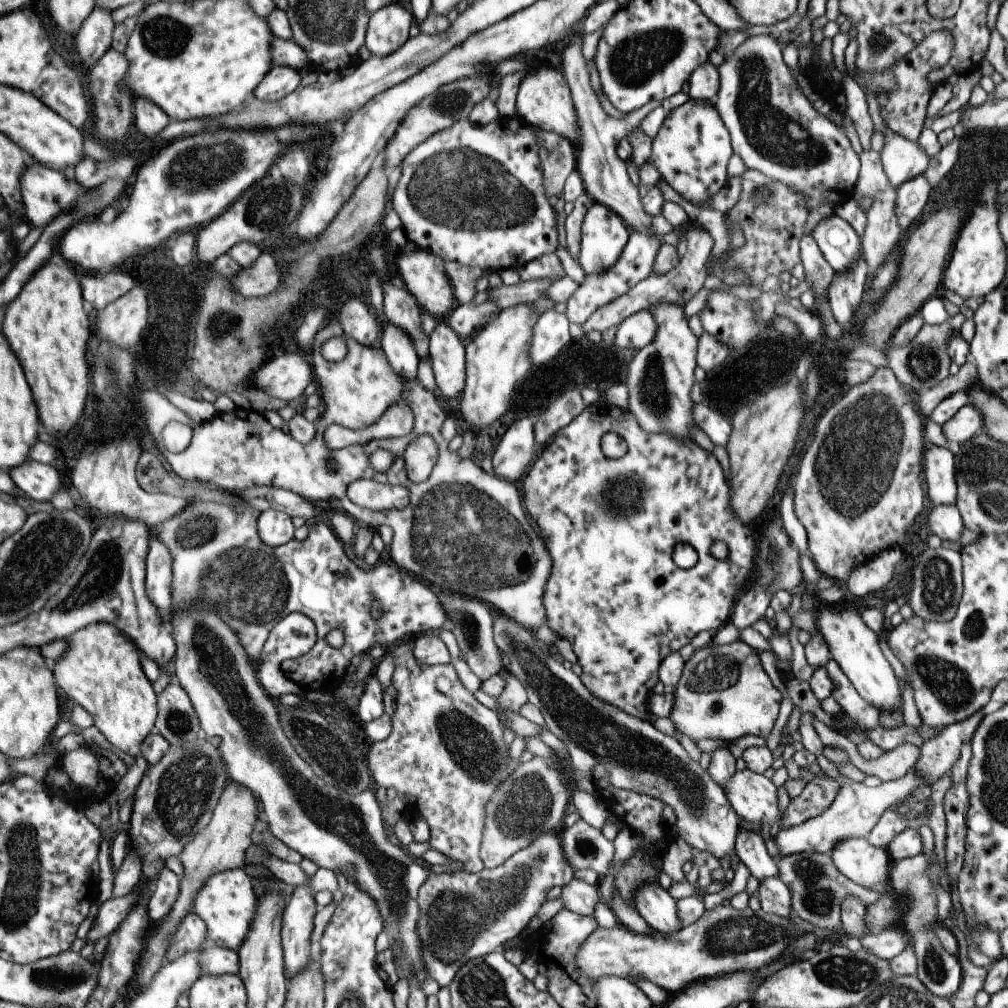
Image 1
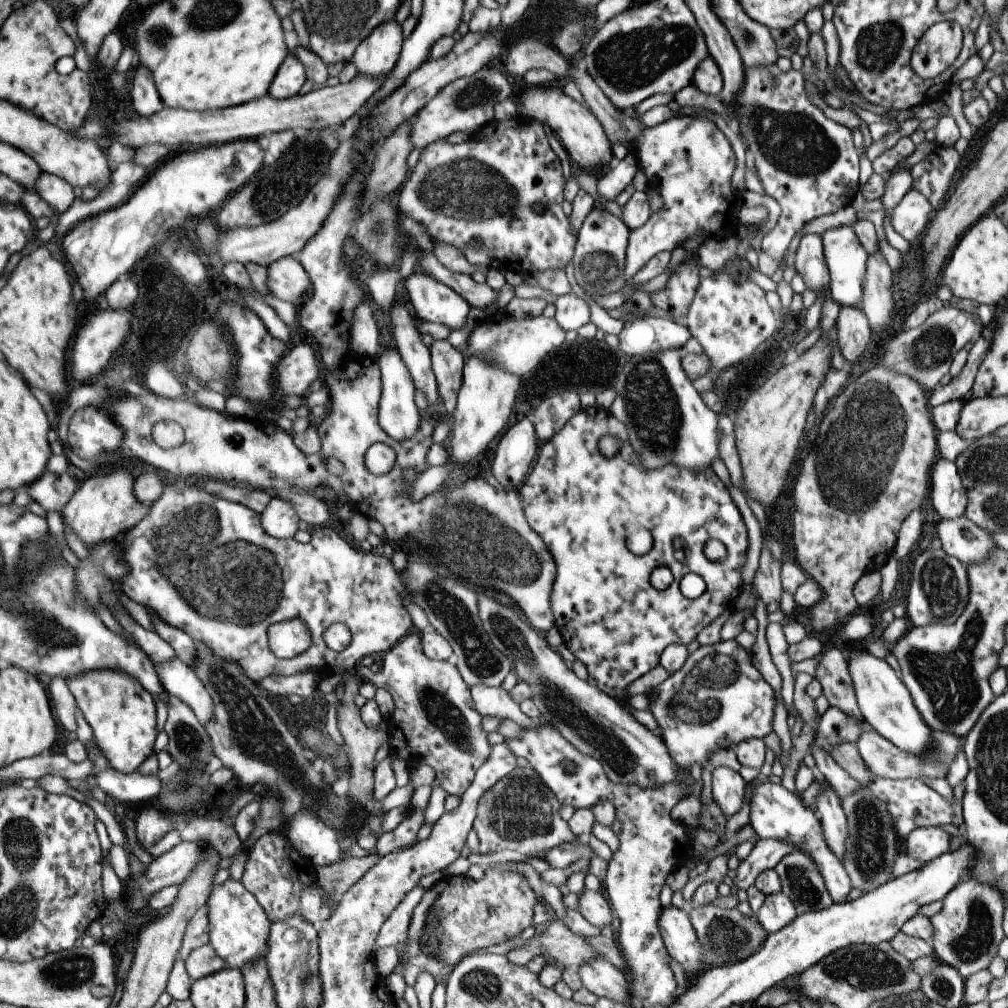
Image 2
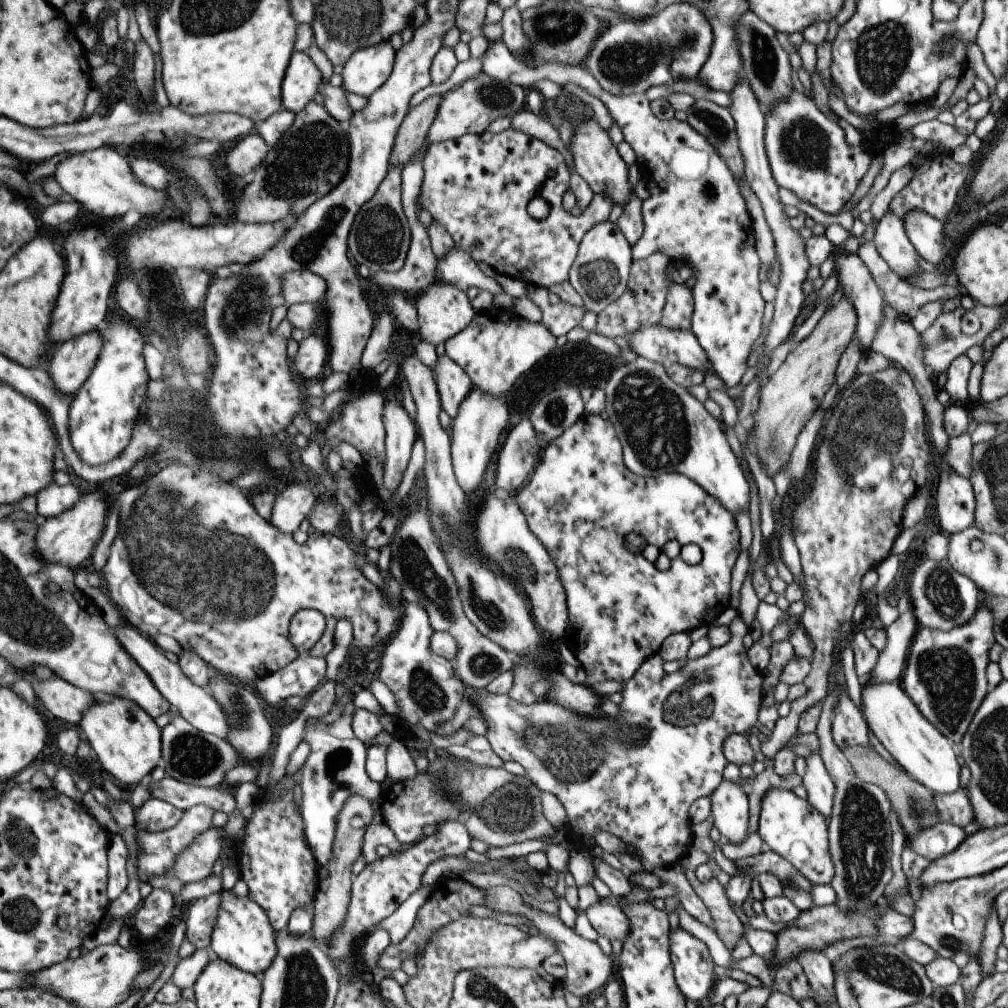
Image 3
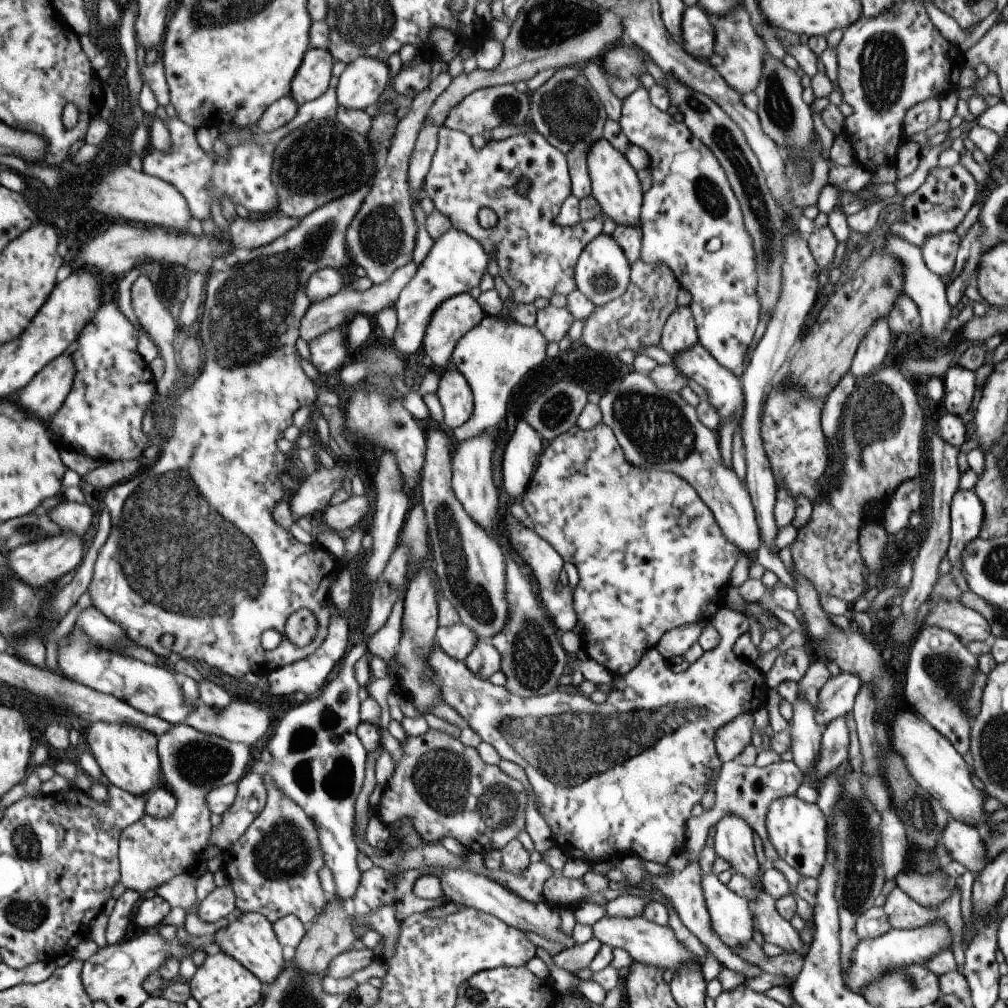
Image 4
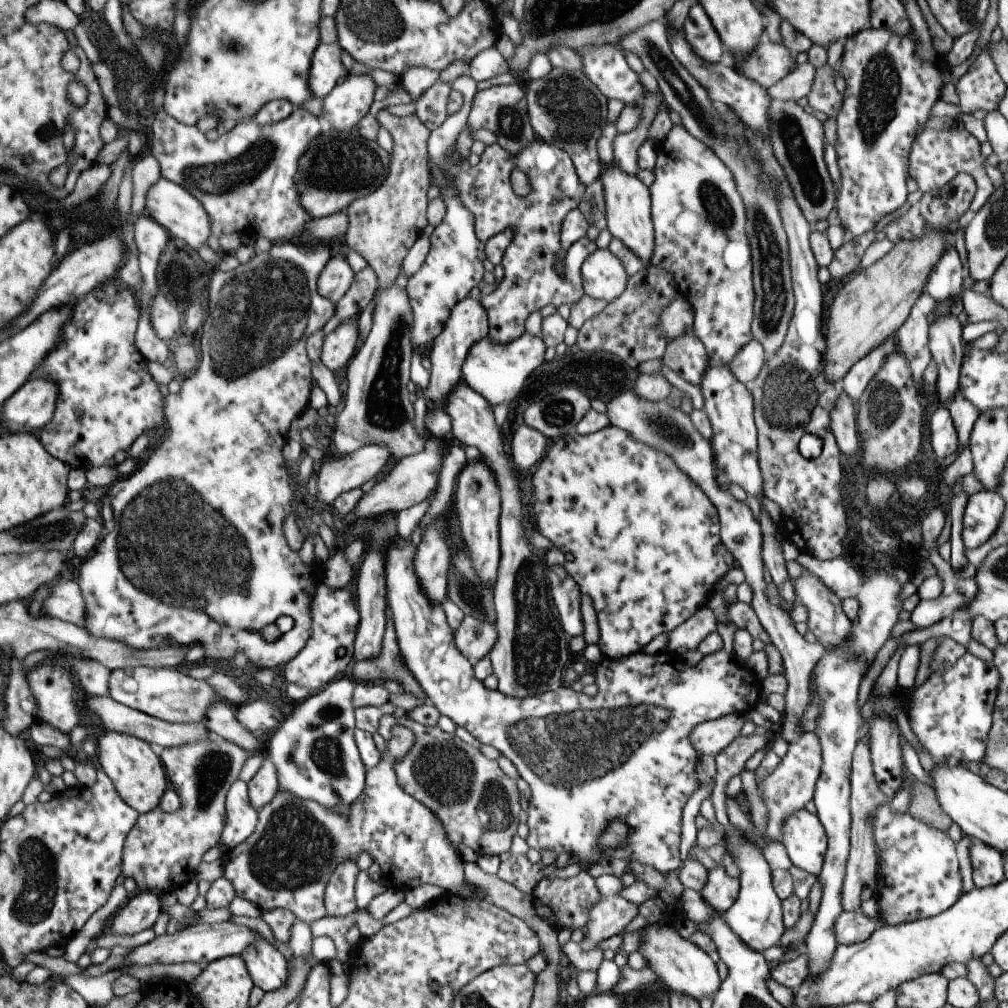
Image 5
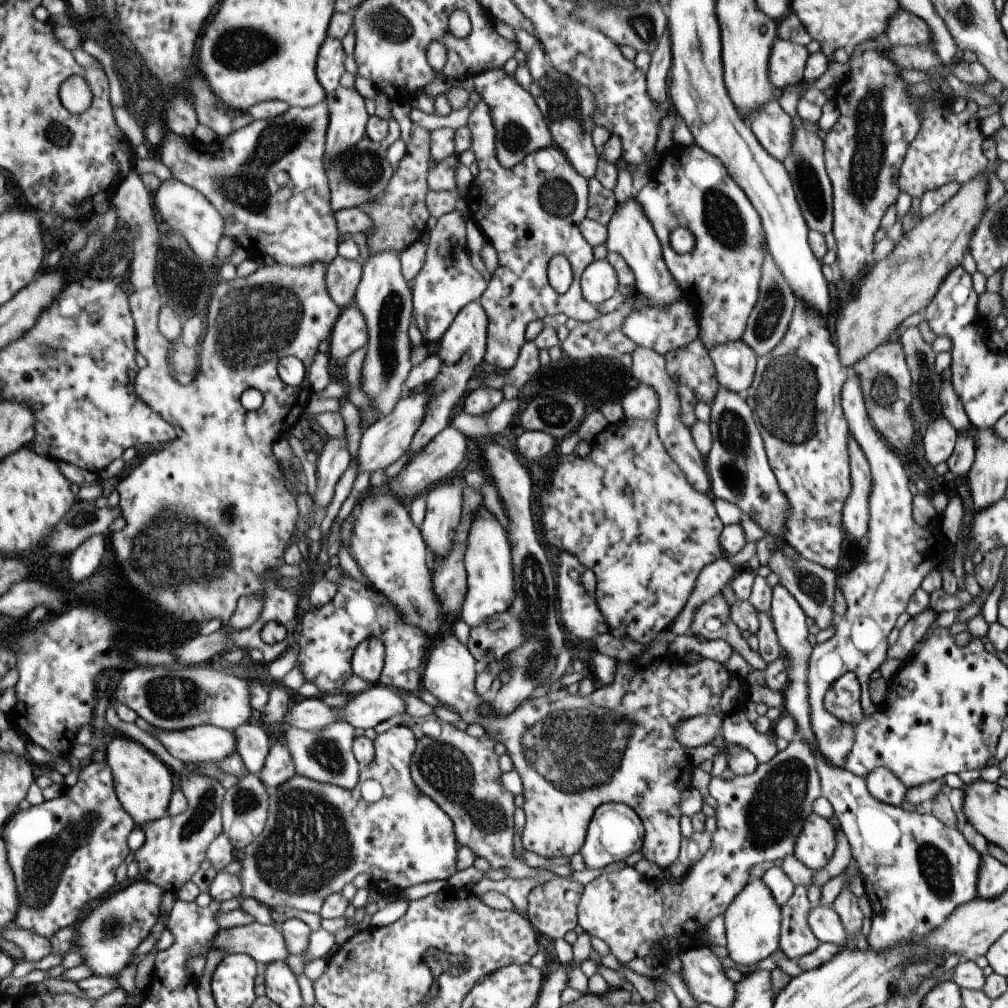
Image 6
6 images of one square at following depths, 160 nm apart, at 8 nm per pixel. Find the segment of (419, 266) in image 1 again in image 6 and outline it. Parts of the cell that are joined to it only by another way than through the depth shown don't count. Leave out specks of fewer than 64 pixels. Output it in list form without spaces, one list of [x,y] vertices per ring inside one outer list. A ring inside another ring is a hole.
[[[478,300],[471,301],[457,312],[439,339],[439,349],[436,354],[441,360],[441,366],[436,376],[421,387],[426,389],[429,398],[424,406],[425,414],[421,424],[409,444],[411,450],[409,459],[449,424],[450,416],[458,408],[462,397],[466,394],[467,381],[474,374],[474,368],[483,362],[486,347],[486,326],[486,314],[480,302]]]

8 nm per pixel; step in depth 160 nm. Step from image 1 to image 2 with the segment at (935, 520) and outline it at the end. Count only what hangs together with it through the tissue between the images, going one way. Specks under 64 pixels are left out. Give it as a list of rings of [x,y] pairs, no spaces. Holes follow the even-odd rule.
[[[965,515],[954,519],[939,519],[936,527],[937,542],[963,566],[982,561],[995,544],[989,533],[975,526]]]

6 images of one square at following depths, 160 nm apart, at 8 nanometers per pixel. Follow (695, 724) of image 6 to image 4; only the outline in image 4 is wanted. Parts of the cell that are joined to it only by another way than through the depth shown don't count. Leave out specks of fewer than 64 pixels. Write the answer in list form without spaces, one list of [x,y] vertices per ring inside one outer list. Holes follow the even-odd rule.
[[[752,712],[739,714],[727,724],[723,724],[713,734],[713,746],[716,757],[721,763],[735,761],[743,748],[750,744],[754,730]]]

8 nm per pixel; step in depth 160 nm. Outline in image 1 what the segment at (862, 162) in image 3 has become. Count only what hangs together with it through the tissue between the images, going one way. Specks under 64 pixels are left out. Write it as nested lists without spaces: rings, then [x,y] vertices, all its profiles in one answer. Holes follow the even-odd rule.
[[[771,34],[764,35],[753,35],[747,37],[741,48],[732,51],[727,56],[724,56],[721,64],[716,67],[719,77],[718,89],[713,98],[714,109],[717,111],[721,122],[725,125],[727,132],[730,136],[730,145],[733,154],[737,154],[741,158],[743,164],[749,168],[757,169],[762,172],[766,177],[772,178],[774,181],[779,181],[790,186],[794,191],[802,194],[804,201],[806,202],[806,209],[809,210],[810,207],[818,206],[819,204],[828,204],[830,207],[842,203],[854,194],[855,181],[858,177],[858,172],[860,169],[860,160],[858,159],[857,151],[855,151],[847,137],[841,130],[837,129],[829,122],[825,115],[818,114],[812,107],[811,103],[795,88],[795,81],[793,77],[789,75],[789,70],[787,66],[783,63],[781,59],[781,46],[777,45],[774,36]]]

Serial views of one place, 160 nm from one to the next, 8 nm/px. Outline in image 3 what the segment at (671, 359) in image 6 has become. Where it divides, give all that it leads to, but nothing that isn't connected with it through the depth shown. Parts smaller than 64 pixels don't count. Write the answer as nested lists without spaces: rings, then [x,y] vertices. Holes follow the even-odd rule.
[[[669,283],[664,296],[660,323],[670,329],[689,329],[692,292],[684,283]]]

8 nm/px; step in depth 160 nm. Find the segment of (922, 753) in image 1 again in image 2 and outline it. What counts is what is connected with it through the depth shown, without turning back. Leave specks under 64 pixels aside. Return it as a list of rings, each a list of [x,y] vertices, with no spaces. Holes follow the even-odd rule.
[[[873,731],[862,732],[854,745],[872,776],[888,779],[944,778],[951,761],[962,748],[964,738],[945,731],[932,731],[931,734],[932,747],[921,756],[899,750],[894,744],[891,744],[891,741],[885,740]]]

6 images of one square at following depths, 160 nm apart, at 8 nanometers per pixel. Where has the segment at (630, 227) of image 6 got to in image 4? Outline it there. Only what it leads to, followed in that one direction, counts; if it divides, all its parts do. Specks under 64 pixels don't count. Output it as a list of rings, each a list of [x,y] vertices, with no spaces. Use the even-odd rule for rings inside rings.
[[[595,140],[587,152],[587,172],[589,172],[590,196],[599,204],[603,217],[615,222],[615,226],[639,226],[639,214],[643,202],[636,171],[627,163],[607,140]]]

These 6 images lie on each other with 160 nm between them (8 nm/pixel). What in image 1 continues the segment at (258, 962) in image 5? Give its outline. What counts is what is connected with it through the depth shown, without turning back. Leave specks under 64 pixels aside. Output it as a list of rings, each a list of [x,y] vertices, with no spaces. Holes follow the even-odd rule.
[[[235,867],[210,876],[194,900],[194,912],[207,923],[208,942],[233,949],[235,952],[250,930],[255,910],[257,910],[257,894],[254,881],[245,868]]]

